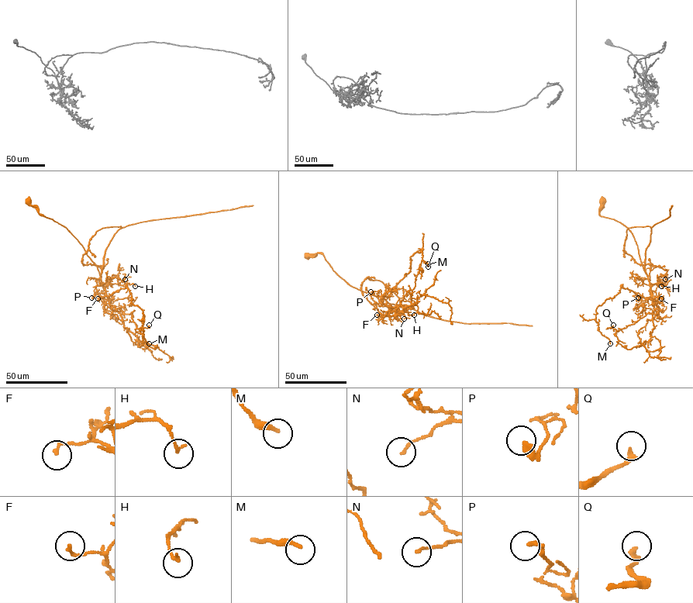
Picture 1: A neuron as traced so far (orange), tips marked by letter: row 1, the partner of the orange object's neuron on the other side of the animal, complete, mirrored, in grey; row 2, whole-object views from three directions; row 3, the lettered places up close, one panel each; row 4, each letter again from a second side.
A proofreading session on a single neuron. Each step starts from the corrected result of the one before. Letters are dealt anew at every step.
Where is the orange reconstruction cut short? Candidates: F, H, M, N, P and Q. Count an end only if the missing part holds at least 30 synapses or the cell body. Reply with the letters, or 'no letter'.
no letter

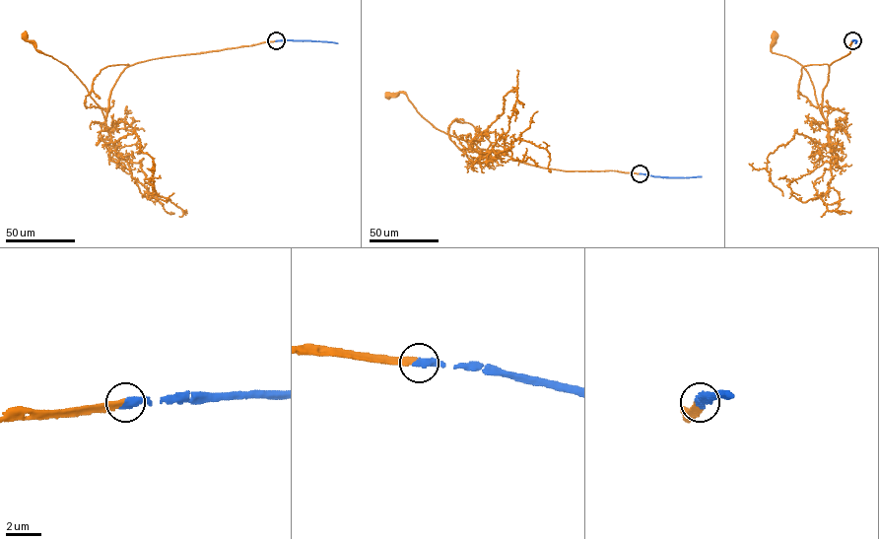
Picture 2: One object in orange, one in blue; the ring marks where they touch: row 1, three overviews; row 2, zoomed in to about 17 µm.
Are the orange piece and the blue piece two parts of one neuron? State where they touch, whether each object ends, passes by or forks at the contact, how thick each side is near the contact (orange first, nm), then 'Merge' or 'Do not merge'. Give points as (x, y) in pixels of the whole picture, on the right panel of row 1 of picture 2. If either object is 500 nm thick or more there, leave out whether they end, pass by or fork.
Place: (852, 40). At the ring orange ends. At the ring blue ends. Thickness 360 nm (orange) against 480 nm. Merge

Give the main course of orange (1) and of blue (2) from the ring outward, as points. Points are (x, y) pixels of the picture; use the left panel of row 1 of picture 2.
1: (276, 40), (128, 66), (112, 89), (104, 118), (73, 72), (38, 52), (25, 35)
2: (276, 40), (338, 43)

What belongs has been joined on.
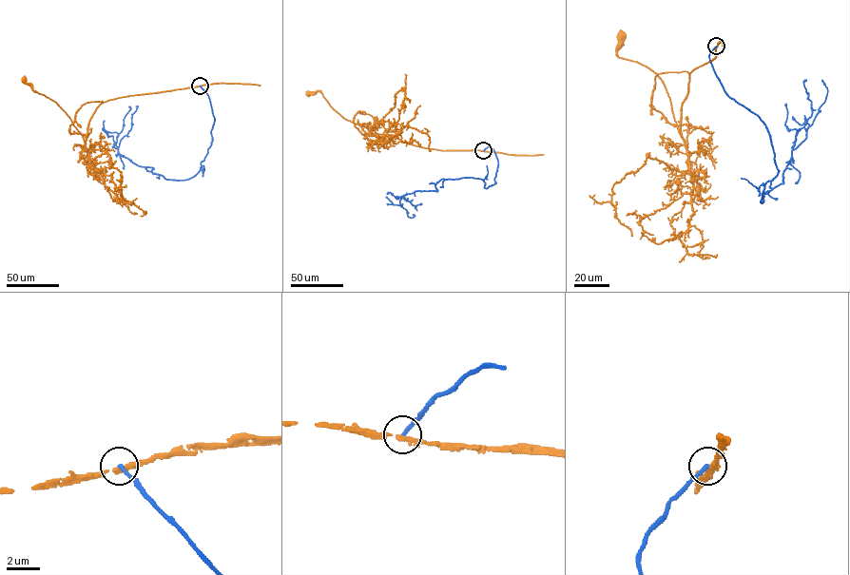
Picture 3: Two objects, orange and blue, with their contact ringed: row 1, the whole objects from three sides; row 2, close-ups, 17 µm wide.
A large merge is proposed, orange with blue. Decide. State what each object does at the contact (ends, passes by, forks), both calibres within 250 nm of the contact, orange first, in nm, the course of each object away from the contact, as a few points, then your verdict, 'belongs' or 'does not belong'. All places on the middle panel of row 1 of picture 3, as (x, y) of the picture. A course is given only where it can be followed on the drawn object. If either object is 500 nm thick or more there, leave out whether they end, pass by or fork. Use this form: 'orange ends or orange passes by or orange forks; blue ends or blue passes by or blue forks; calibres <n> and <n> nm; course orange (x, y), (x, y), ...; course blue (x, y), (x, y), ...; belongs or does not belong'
orange passes by; blue ends; calibres 240 and 240 nm; course orange (483, 150), (425, 148), (377, 134), (344, 119), (321, 92), (308, 93); course blue (483, 150), (491, 146), (497, 160), (494, 183), (442, 179), (437, 191), (402, 196), (400, 204), (413, 214); does not belong

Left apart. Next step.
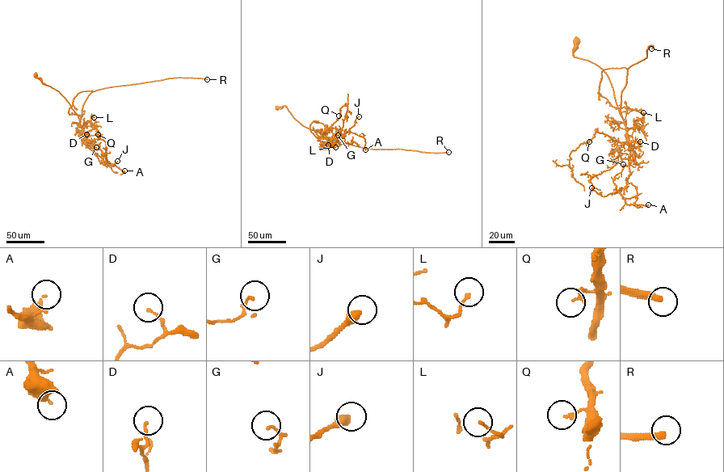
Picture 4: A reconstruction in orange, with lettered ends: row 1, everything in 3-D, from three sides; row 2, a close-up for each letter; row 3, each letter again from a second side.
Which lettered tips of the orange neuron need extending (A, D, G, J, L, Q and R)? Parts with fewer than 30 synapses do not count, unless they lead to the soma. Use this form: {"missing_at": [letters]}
{"missing_at": ["R"]}

